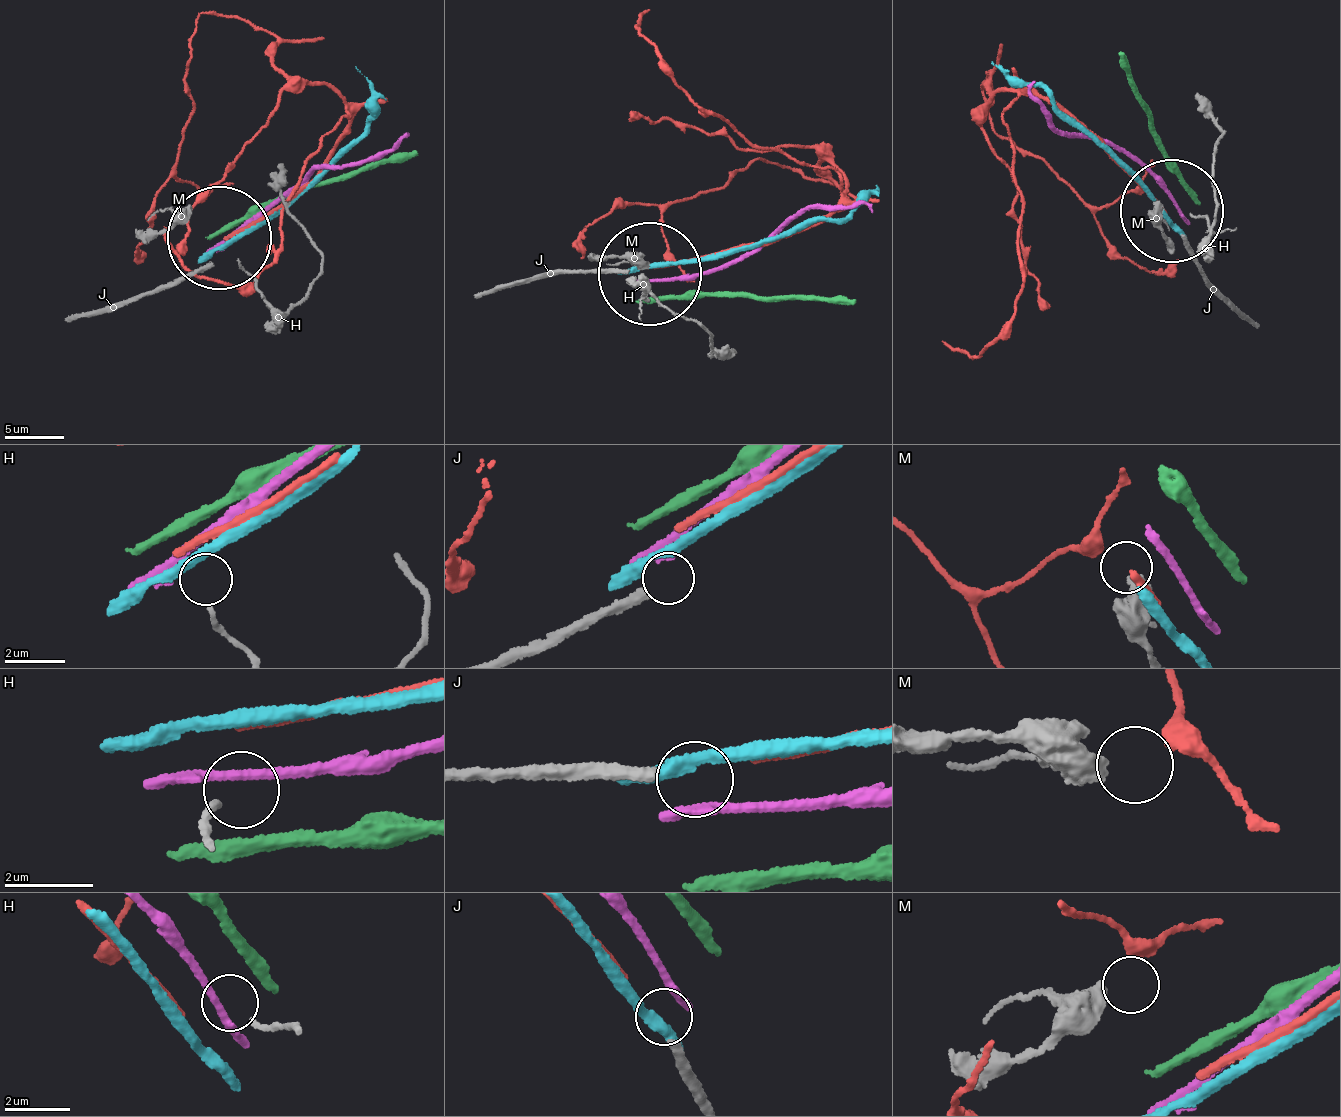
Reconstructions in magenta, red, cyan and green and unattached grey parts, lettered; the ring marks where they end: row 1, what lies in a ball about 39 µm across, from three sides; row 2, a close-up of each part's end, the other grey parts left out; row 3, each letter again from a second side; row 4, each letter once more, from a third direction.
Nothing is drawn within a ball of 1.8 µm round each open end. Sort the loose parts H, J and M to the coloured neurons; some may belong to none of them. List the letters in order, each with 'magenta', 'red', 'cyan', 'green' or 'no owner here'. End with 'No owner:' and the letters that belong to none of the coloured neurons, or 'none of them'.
H: no owner here
J: no owner here
M: no owner here
No owner: H, J, M

